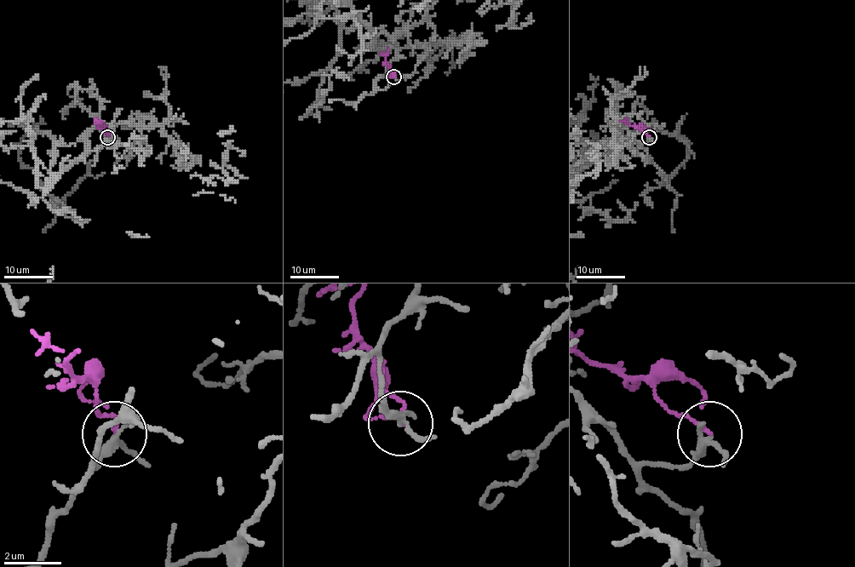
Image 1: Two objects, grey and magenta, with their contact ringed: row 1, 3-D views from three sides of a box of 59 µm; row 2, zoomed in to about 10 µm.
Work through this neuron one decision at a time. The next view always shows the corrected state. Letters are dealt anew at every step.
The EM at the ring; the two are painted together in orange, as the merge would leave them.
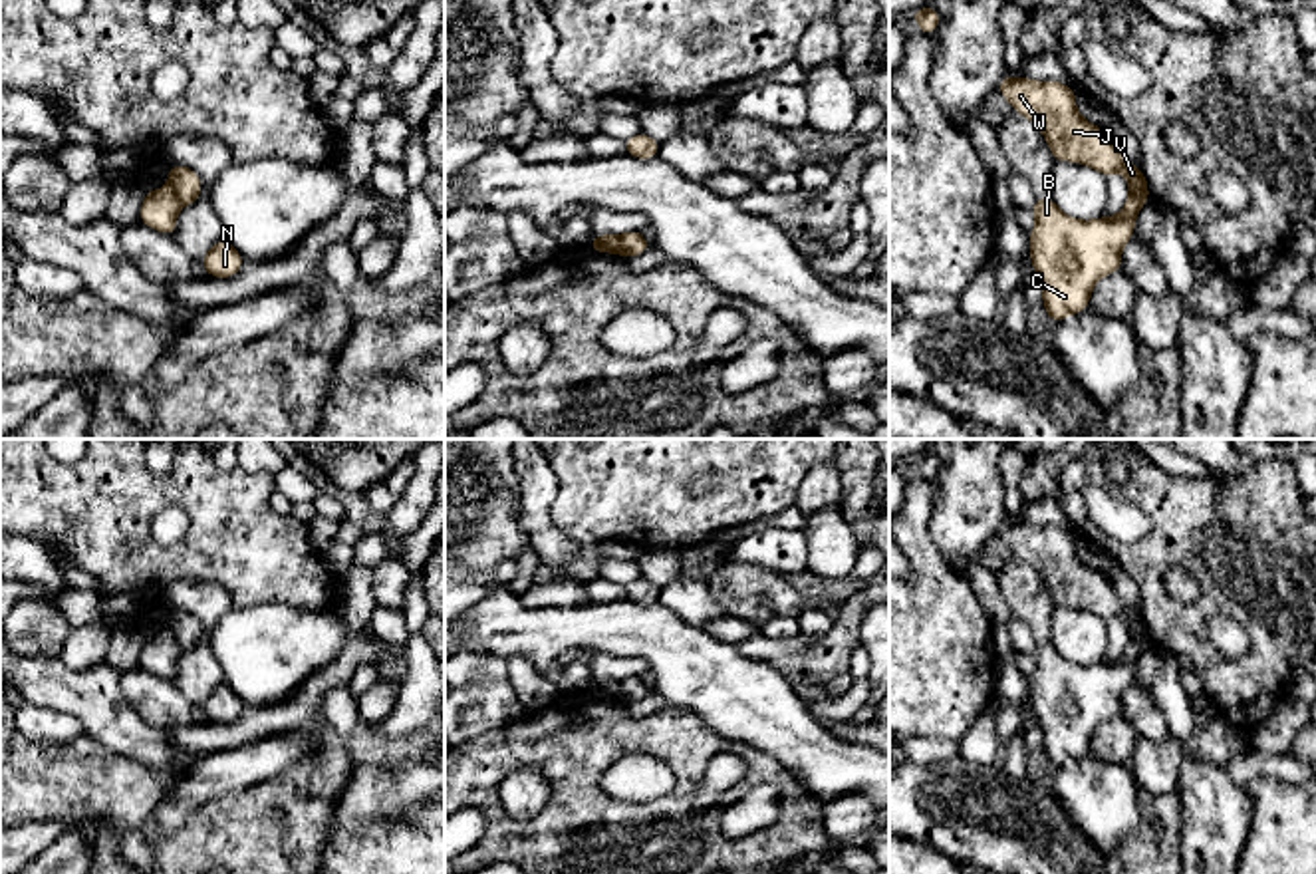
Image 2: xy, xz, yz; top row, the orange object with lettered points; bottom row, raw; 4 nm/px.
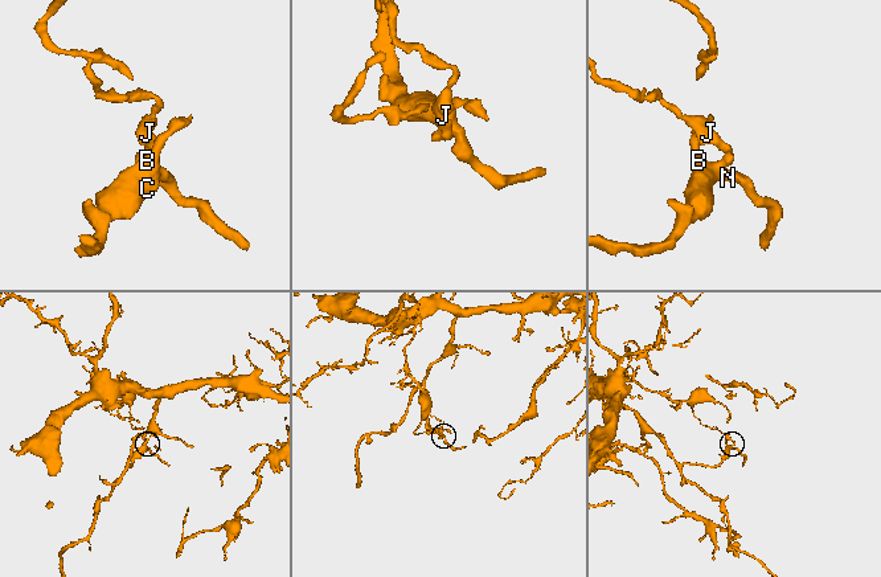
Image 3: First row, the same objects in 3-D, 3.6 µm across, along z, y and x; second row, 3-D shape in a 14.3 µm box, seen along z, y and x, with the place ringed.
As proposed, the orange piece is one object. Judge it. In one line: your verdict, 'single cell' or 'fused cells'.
fused cells

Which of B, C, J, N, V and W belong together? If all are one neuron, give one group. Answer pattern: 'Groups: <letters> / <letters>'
Groups: B C N / J V W

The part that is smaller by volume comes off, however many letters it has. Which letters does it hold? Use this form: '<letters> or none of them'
J, V, W

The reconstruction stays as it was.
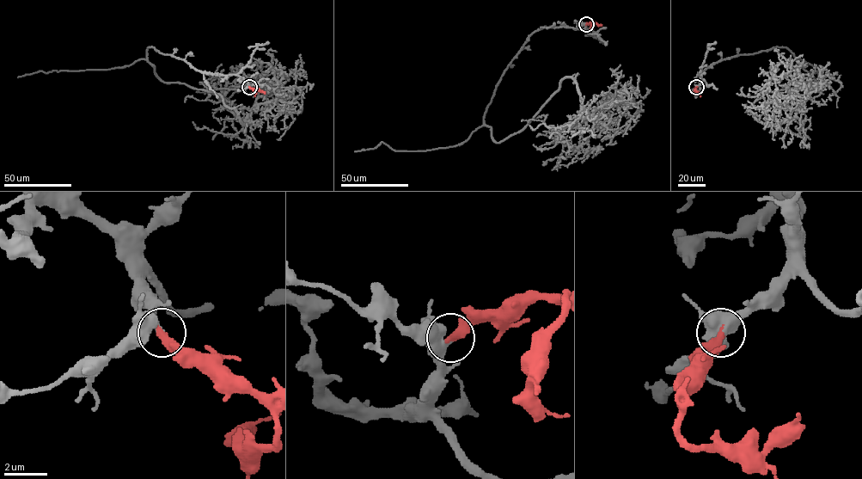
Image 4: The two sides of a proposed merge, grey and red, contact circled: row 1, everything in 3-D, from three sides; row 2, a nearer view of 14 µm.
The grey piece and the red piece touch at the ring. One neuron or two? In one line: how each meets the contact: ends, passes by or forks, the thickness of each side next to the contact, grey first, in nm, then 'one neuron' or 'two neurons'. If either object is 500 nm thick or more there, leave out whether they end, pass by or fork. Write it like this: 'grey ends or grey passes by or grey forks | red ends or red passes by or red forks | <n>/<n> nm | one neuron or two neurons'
500/400 nm | one neuron

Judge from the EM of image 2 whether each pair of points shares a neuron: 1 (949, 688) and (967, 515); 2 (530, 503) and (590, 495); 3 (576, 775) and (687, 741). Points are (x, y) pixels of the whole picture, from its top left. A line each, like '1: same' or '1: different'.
1: different
2: different
3: same

